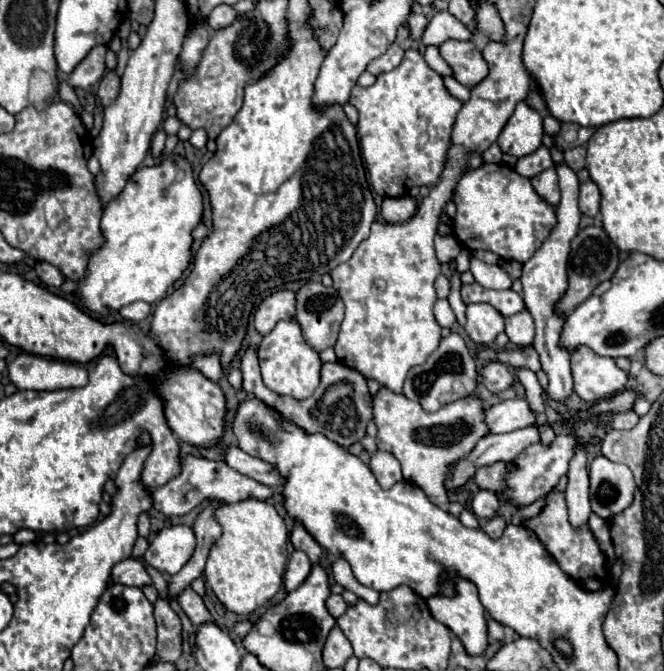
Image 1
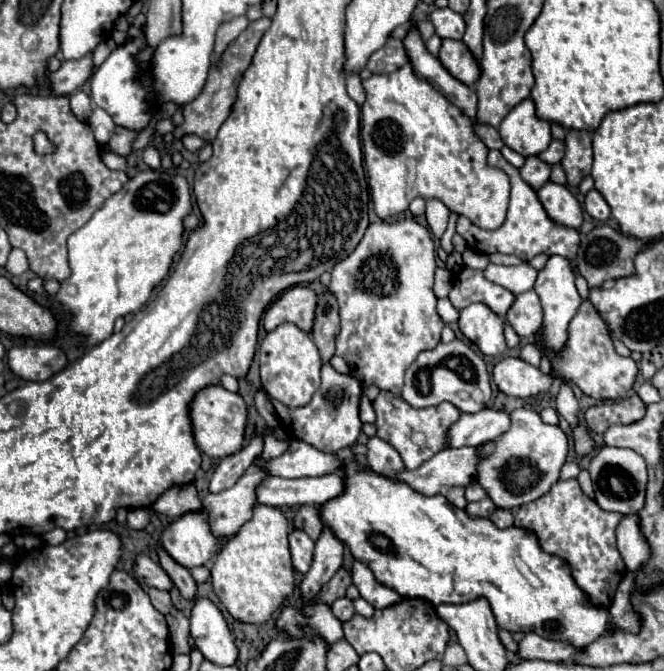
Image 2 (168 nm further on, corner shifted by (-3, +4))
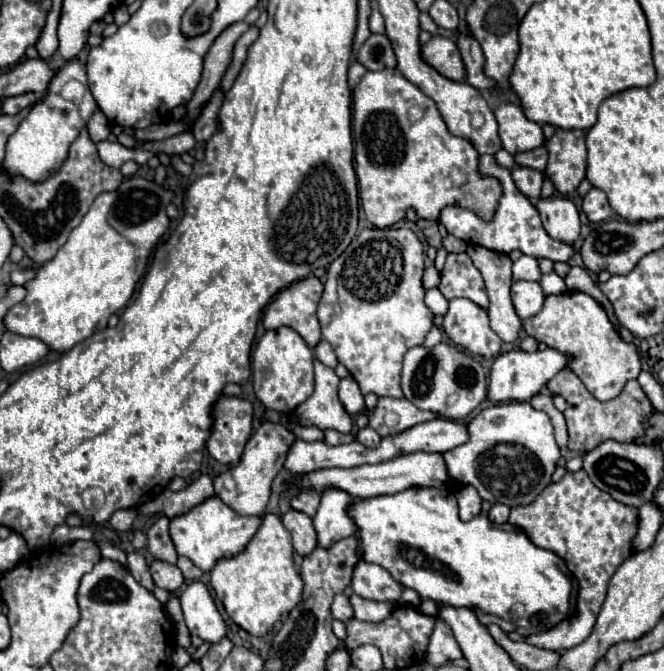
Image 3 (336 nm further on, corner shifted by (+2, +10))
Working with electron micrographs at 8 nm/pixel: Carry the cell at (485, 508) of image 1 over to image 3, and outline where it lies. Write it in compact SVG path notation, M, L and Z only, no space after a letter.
M462 485L462 487L456 491L456 499L458 499L460 519L462 519L462 521L470 521L472 517L480 515L482 499L478 497L478 491L476 491L472 485Z

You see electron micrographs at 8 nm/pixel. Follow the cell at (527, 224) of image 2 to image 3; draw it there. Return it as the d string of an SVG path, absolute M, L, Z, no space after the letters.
M482 155L480 163L478 163L478 171L486 177L494 177L500 181L502 185L502 197L498 199L498 207L496 213L490 221L484 221L476 211L472 209L464 209L464 207L446 207L440 215L440 221L444 223L444 227L448 229L450 235L466 241L468 245L482 245L486 249L492 251L500 251L500 253L510 253L514 249L520 249L524 255L532 255L532 257L546 257L550 261L568 261L574 255L574 249L566 243L554 241L552 237L548 237L548 233L542 227L540 215L536 211L536 207L530 203L530 199L522 197L522 193L518 193L518 187L512 181L512 173L510 169L500 167L492 155Z

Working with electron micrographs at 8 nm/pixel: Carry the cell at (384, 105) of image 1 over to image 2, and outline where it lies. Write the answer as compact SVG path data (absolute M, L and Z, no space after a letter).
M411 61L393 73L363 79L363 89L367 95L361 107L363 161L375 213L381 219L405 211L415 197L437 197L477 227L495 229L503 223L509 179L503 171L487 165L489 149L477 137L473 121L463 109L419 79Z

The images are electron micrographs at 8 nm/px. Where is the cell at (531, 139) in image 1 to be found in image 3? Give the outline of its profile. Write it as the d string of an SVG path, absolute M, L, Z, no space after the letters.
M504 103L496 111L498 121L498 135L502 139L502 147L516 155L520 151L532 151L544 143L544 135L538 123L526 119L520 105Z

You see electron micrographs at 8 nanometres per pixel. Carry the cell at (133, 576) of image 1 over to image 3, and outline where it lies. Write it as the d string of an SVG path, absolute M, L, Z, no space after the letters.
M154 561L150 565L150 573L152 573L152 579L158 587L166 589L166 591L176 591L182 587L184 583L184 575L182 571L176 567L176 565L170 565L166 561Z

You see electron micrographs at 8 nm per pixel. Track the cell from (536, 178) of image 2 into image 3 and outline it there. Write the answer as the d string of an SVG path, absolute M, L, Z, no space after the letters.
M514 169L512 179L514 179L516 187L522 191L522 195L526 195L532 203L536 203L540 199L540 187L542 187L542 181L544 181L544 175L540 171Z

